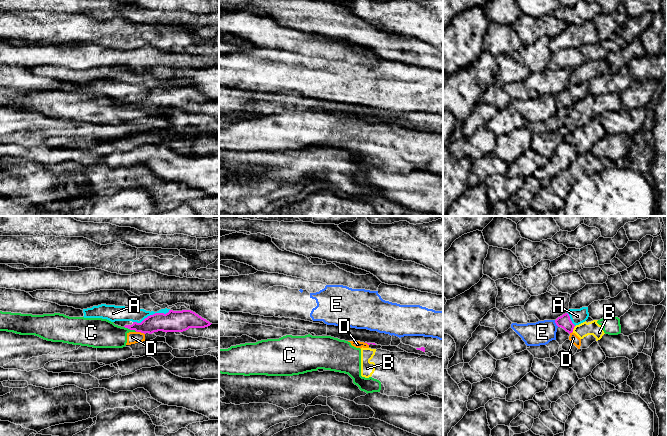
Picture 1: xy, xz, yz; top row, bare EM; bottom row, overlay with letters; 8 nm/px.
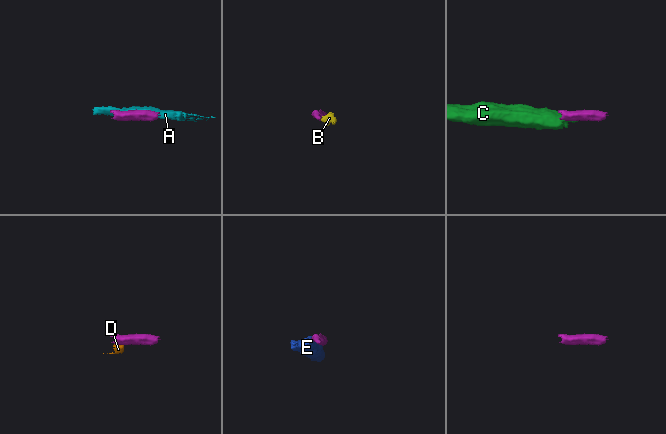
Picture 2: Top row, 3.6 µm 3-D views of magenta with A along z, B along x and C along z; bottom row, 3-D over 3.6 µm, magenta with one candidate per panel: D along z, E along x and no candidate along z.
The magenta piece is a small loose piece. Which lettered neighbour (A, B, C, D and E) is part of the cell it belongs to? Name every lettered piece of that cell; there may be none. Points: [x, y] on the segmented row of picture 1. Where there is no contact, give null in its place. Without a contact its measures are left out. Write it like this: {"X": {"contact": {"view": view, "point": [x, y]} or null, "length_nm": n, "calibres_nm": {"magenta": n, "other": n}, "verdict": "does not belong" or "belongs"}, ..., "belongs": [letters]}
{"A": {"contact": {"view": "xy", "point": [151, 315]}, "length_nm": 320, "calibres_nm": {"magenta": 180, "other": 130}, "verdict": "belongs"}, "B": {"contact": {"view": "yz", "point": [573, 328]}, "length_nm": 50, "calibres_nm": {"magenta": 110, "other": 120}, "verdict": "does not belong"}, "C": {"contact": {"view": "xy", "point": [130, 329]}, "length_nm": 110, "calibres_nm": {"magenta": 140, "other": 240}, "verdict": "does not belong"}, "D": {"contact": {"view": "xy", "point": [140, 331]}, "length_nm": 80, "calibres_nm": {"magenta": 160, "other": 100}, "verdict": "does not belong"}, "E": {"contact": {"view": "yz", "point": [555, 322]}, "length_nm": 70, "calibres_nm": {"magenta": 110, "other": 190}, "verdict": "does not belong"}, "belongs": ["A"]}

